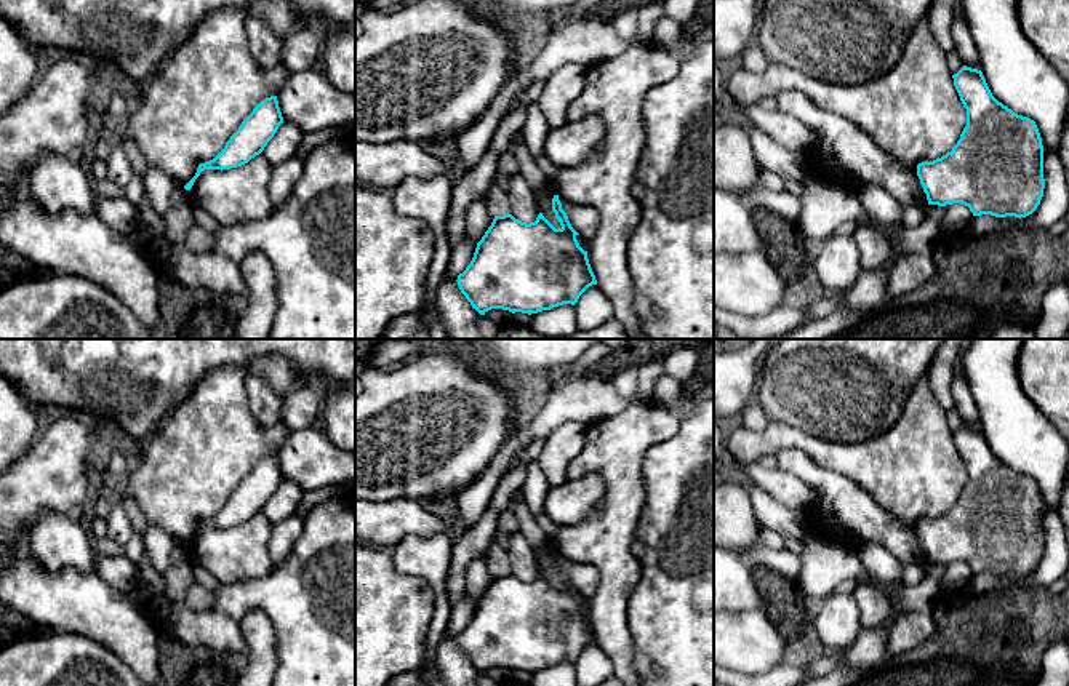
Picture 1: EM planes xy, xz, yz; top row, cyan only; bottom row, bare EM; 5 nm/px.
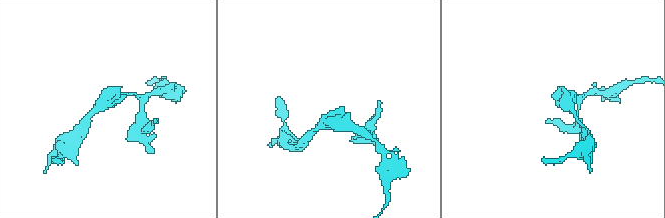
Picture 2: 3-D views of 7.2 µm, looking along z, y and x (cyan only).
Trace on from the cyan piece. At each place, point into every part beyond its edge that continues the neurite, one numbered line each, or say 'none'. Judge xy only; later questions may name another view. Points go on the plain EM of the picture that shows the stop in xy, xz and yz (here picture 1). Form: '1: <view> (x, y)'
none

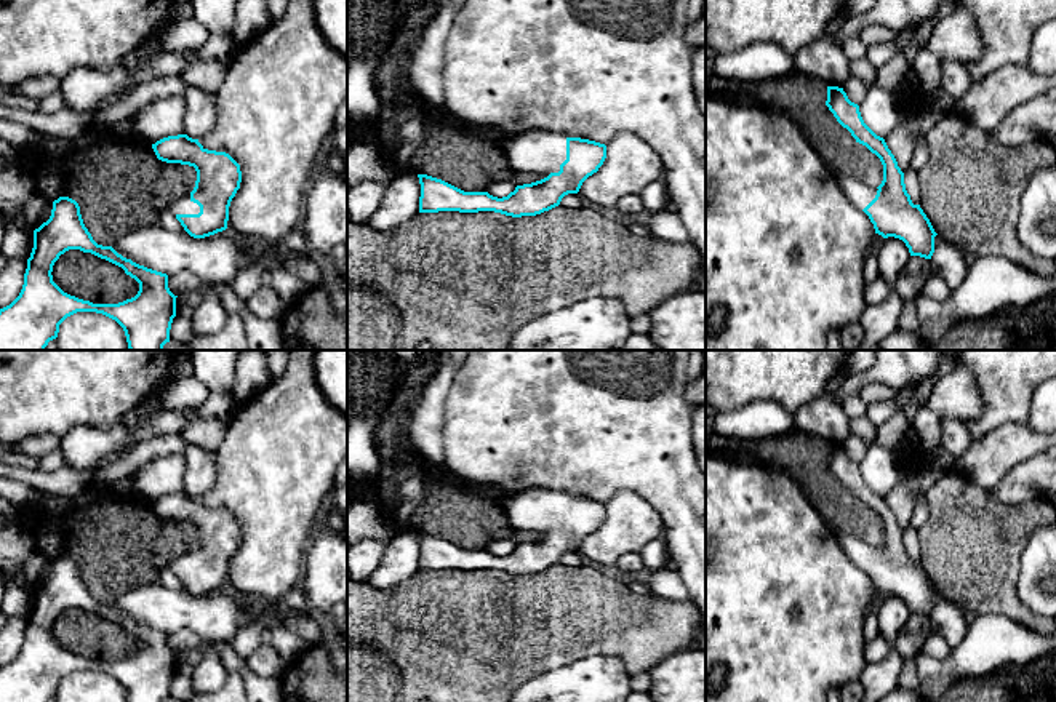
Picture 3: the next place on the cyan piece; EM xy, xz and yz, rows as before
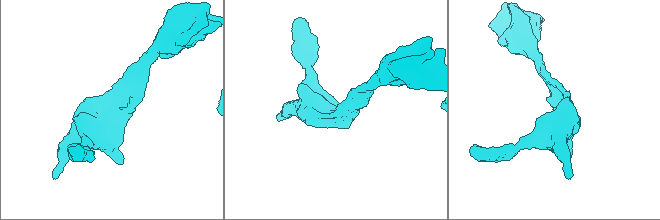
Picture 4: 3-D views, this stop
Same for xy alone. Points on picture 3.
1: xy (183, 563)
2: xy (79, 632)

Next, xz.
1: xz (541, 510)

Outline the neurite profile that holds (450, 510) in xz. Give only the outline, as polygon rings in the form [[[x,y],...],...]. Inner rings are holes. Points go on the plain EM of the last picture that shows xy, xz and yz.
[[[442,477],[435,478],[426,488],[426,497],[413,505],[410,529],[442,537],[464,550],[486,550],[491,542],[504,539],[514,544],[541,539],[539,534],[515,526],[507,504],[488,501],[470,488]]]

